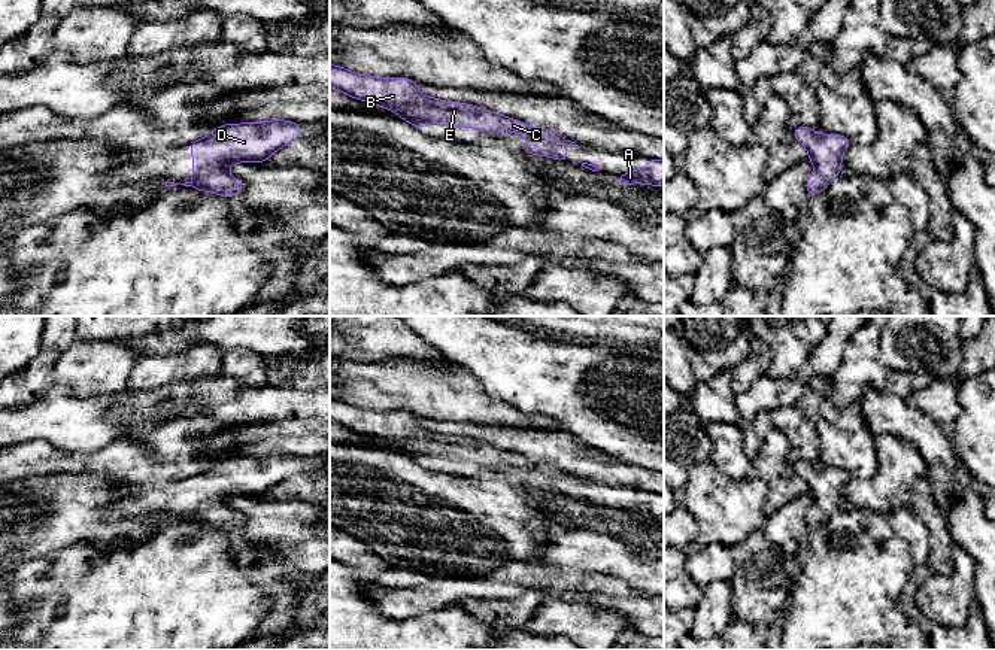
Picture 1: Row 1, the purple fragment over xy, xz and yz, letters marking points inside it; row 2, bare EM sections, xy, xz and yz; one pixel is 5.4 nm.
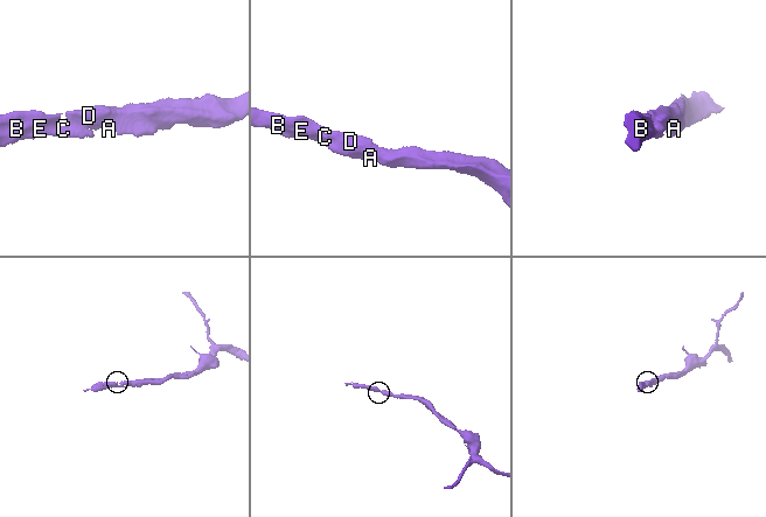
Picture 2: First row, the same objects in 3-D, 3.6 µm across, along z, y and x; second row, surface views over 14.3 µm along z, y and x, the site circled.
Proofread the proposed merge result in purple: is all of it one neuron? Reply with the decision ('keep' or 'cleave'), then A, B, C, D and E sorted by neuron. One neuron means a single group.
keep; groups A B C D E

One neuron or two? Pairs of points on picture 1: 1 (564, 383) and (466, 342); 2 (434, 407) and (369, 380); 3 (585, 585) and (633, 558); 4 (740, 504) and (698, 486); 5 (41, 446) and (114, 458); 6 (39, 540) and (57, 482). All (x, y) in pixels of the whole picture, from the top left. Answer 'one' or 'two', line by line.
1: one
2: one
3: two
4: one
5: one
6: one

